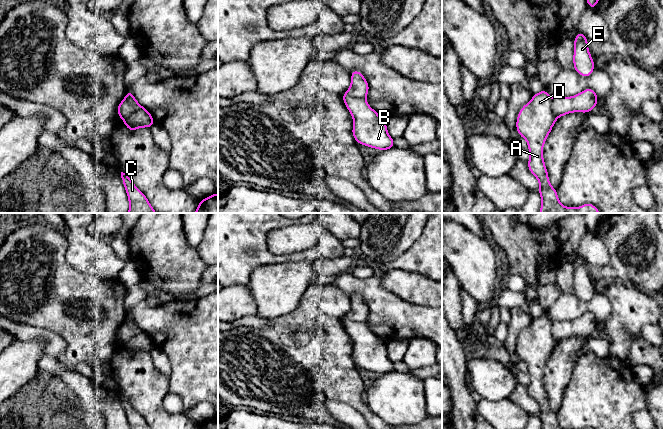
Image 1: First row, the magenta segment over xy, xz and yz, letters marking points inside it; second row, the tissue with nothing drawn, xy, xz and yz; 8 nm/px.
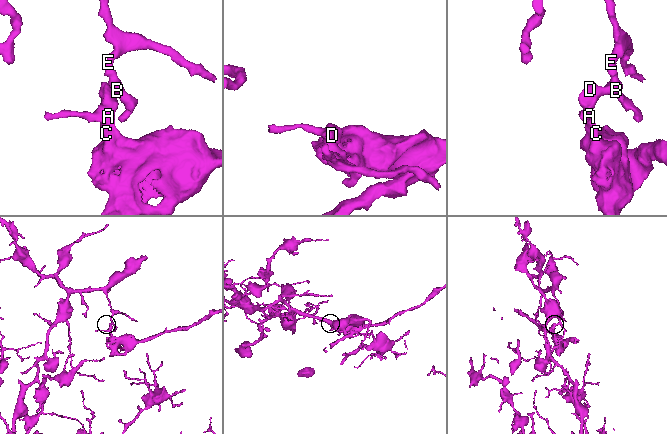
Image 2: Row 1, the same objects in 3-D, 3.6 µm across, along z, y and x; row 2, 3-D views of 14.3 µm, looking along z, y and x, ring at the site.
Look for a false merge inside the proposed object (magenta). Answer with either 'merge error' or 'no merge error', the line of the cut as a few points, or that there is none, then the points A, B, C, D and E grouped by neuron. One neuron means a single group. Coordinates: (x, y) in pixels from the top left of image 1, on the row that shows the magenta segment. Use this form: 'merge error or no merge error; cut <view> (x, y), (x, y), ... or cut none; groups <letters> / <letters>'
merge error; cut xz (345, 93), (364, 99); groups A C D / B E

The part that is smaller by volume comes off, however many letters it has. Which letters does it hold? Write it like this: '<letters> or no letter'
A, C, D

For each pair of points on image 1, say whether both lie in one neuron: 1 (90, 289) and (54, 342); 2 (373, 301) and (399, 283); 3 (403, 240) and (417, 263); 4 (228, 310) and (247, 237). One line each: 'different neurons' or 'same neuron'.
1: different neurons
2: different neurons
3: different neurons
4: different neurons

